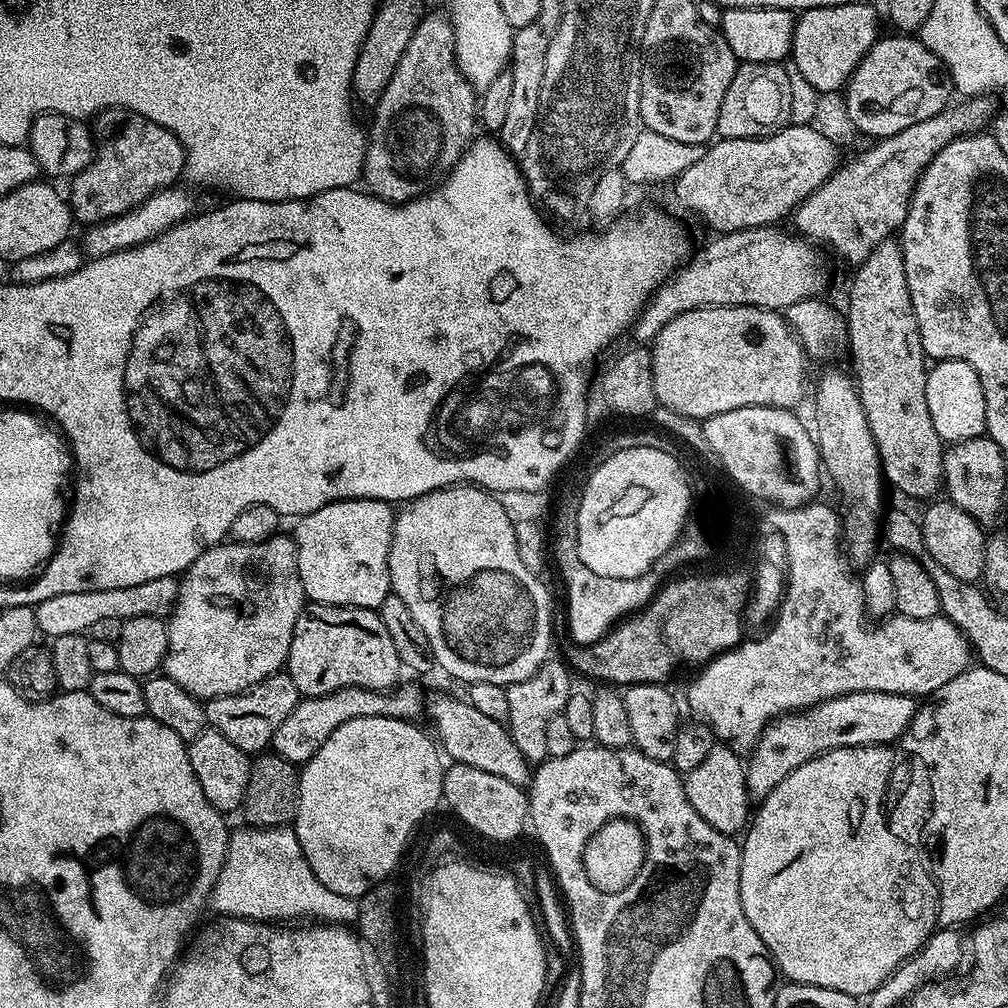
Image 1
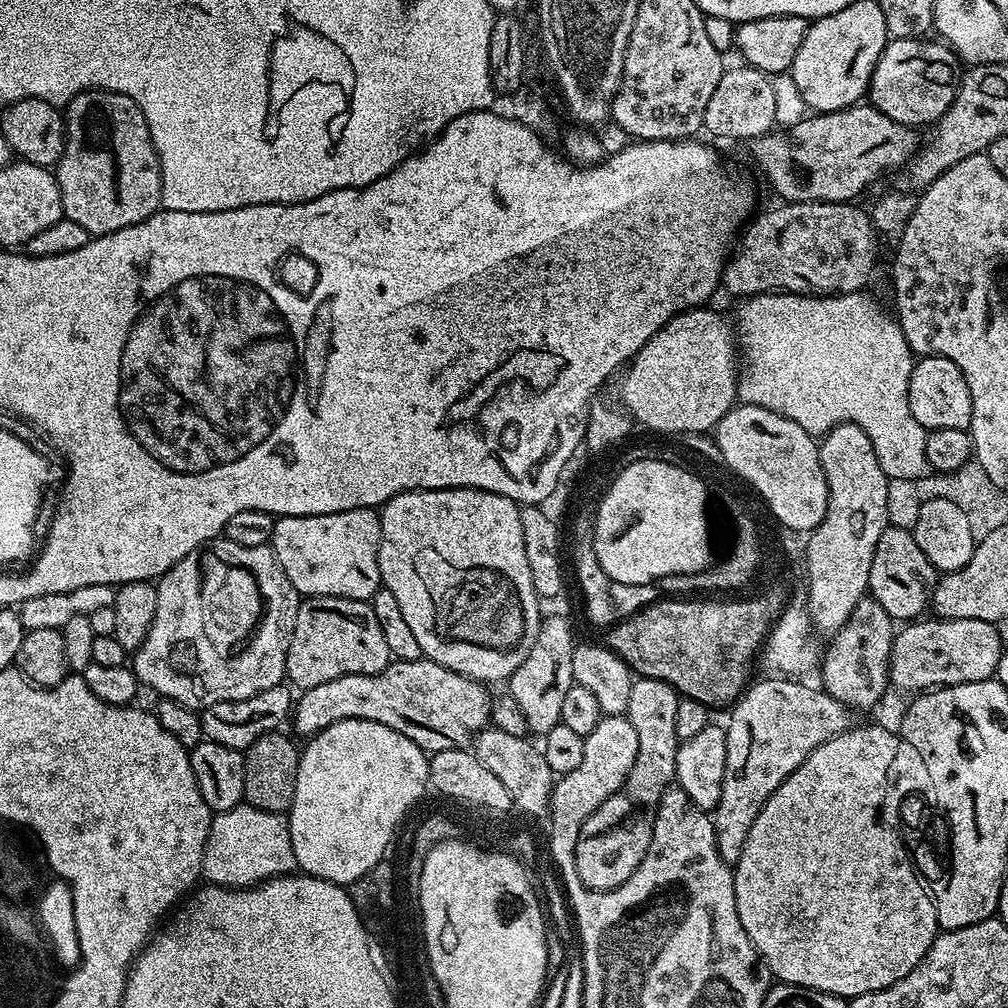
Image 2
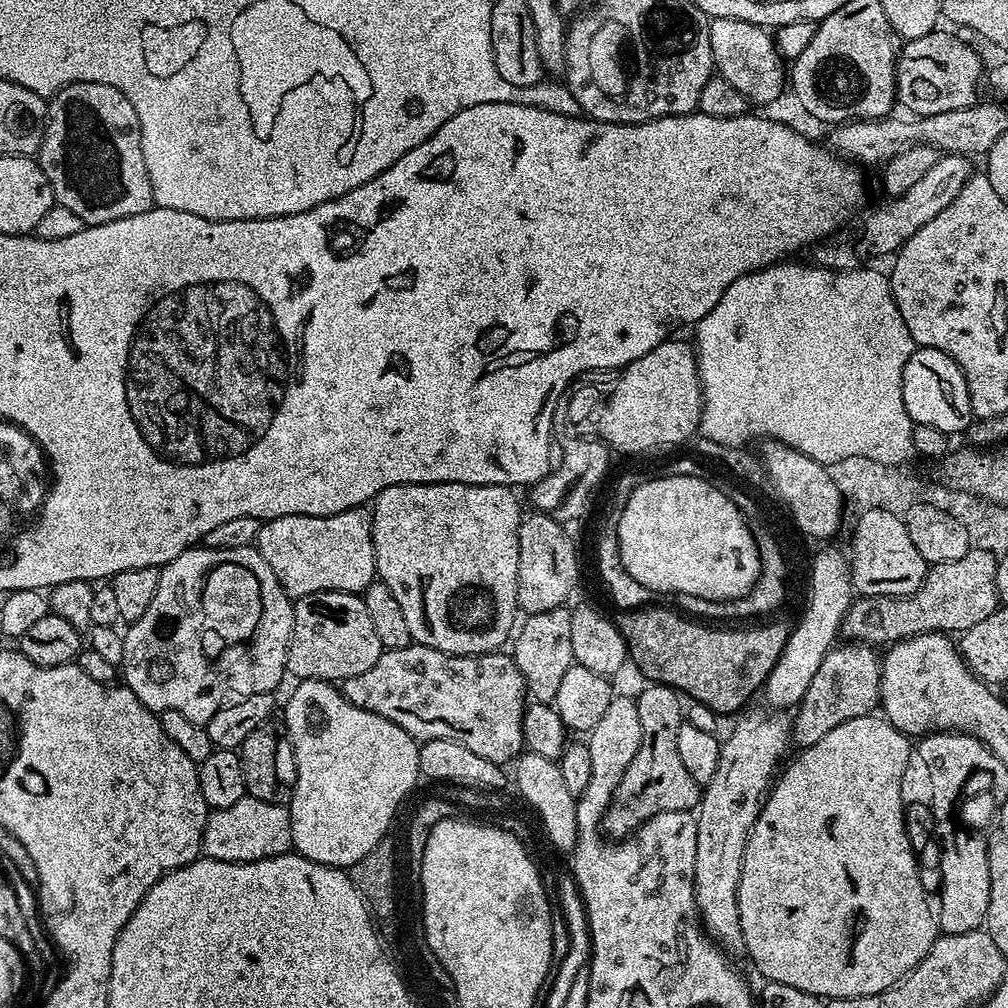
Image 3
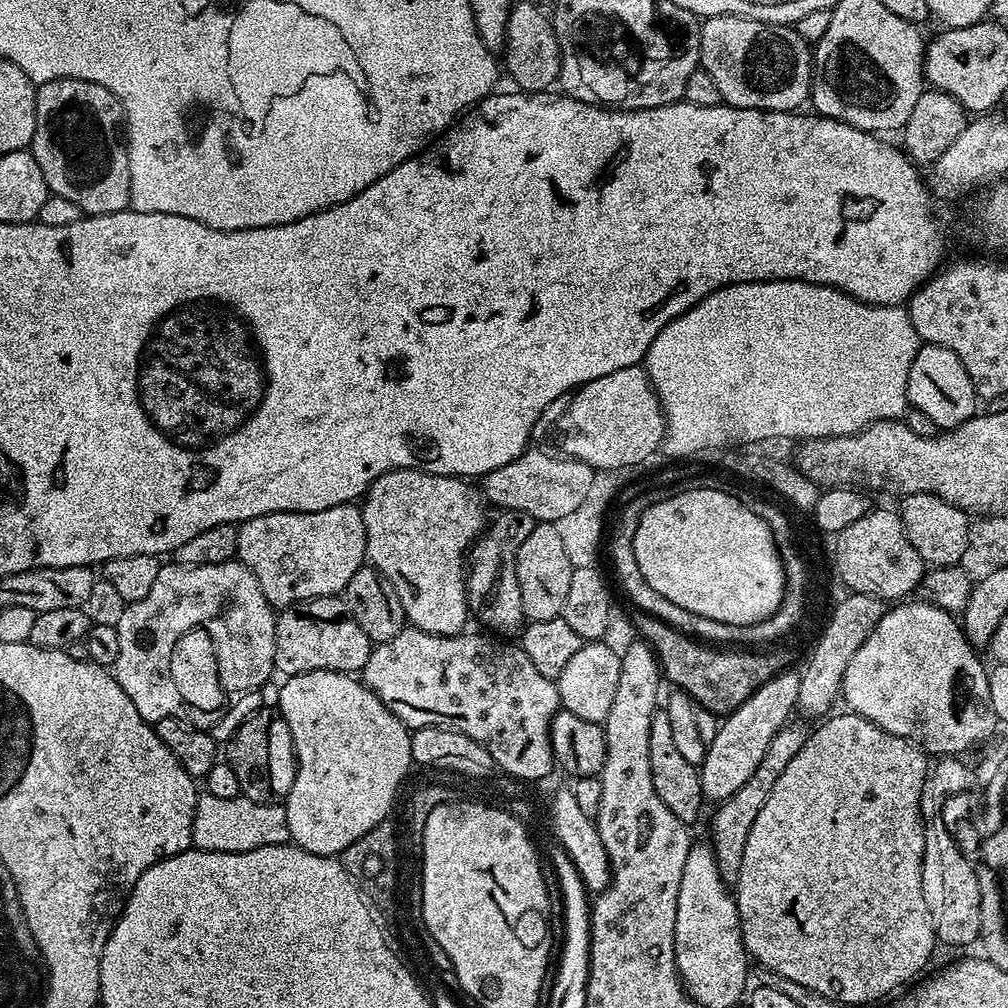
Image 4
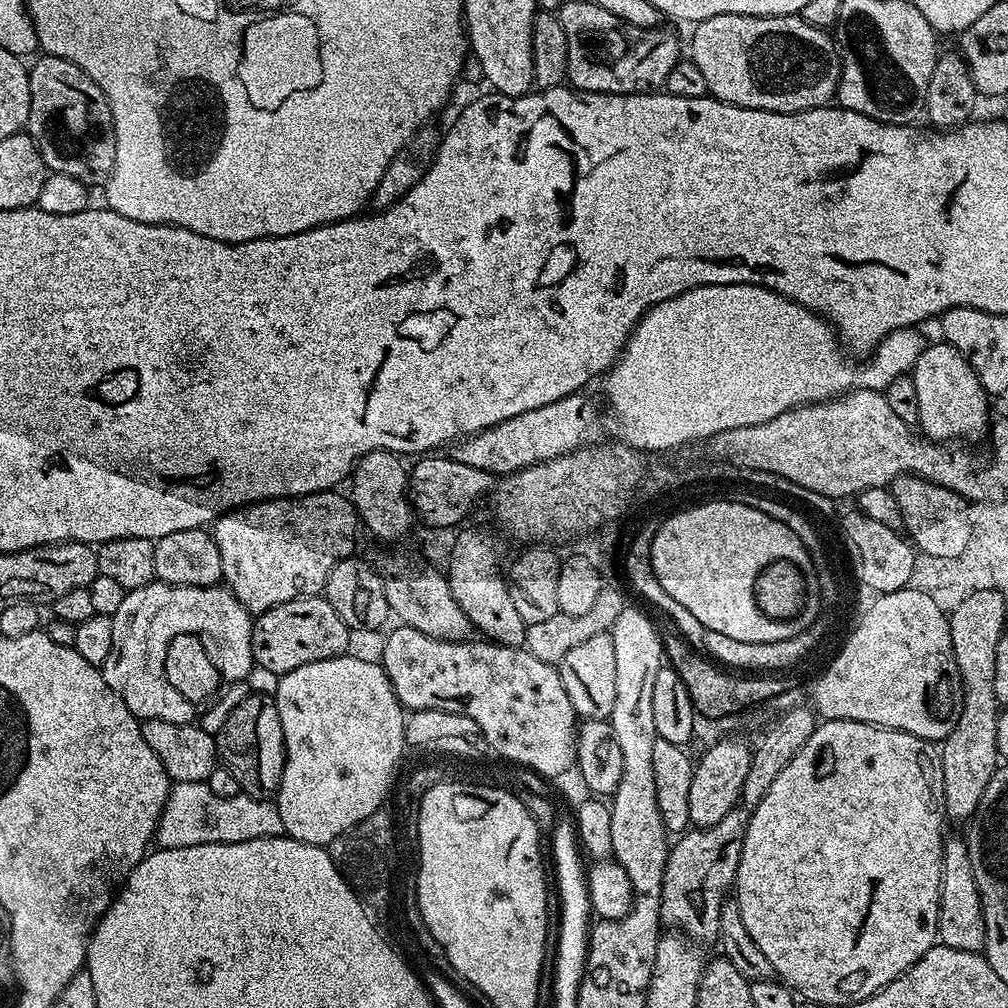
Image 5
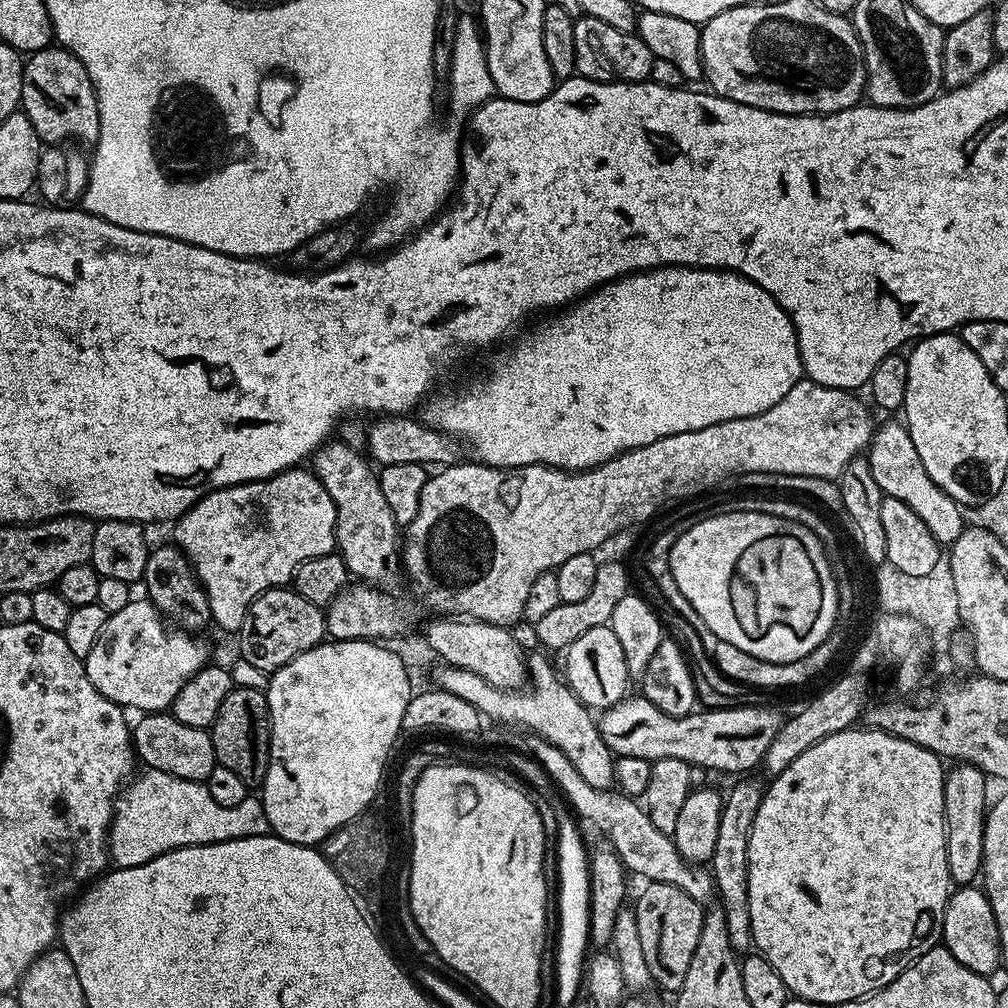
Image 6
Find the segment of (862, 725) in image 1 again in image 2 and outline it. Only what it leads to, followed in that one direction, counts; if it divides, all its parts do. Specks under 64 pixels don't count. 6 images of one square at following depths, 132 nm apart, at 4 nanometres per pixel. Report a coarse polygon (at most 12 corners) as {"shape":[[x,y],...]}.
{"shape":[[796,678],[731,709],[711,813],[735,865],[778,786],[853,709]]}

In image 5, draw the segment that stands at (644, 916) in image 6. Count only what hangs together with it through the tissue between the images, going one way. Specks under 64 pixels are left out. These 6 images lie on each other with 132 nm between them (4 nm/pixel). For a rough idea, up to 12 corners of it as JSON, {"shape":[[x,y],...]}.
{"shape":[[730,811],[671,845],[660,915],[719,941],[748,817]]}

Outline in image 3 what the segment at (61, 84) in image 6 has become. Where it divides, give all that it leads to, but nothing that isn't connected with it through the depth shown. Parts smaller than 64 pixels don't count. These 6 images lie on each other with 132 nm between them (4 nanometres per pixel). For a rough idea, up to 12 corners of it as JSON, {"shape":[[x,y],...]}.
{"shape":[[122,90],[47,101],[38,163],[86,226],[154,207]]}

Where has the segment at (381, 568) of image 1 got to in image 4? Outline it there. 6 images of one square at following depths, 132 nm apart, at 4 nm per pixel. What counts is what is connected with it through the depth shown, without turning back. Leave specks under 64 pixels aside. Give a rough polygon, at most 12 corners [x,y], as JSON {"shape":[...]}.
{"shape":[[355,503],[239,525],[235,559],[276,610],[365,567]]}

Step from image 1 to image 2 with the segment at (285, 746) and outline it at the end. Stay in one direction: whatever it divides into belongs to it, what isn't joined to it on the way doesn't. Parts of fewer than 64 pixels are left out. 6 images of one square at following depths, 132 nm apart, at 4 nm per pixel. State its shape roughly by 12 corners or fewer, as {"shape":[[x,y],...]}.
{"shape":[[427,658],[303,689],[311,738],[369,720],[428,754],[489,727],[481,681]]}

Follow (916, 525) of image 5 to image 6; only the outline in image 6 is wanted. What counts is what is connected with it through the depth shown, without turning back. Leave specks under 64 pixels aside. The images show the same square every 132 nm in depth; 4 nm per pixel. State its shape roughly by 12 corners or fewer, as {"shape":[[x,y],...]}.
{"shape":[[888,418],[866,459],[881,493],[906,502],[941,546],[965,509],[926,474],[907,427]]}

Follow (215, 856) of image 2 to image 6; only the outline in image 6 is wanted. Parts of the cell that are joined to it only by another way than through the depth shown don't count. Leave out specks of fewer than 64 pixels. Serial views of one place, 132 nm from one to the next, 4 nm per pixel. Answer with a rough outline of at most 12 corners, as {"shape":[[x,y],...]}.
{"shape":[[144,770],[116,797],[108,855],[142,866],[269,835],[264,801]]}

